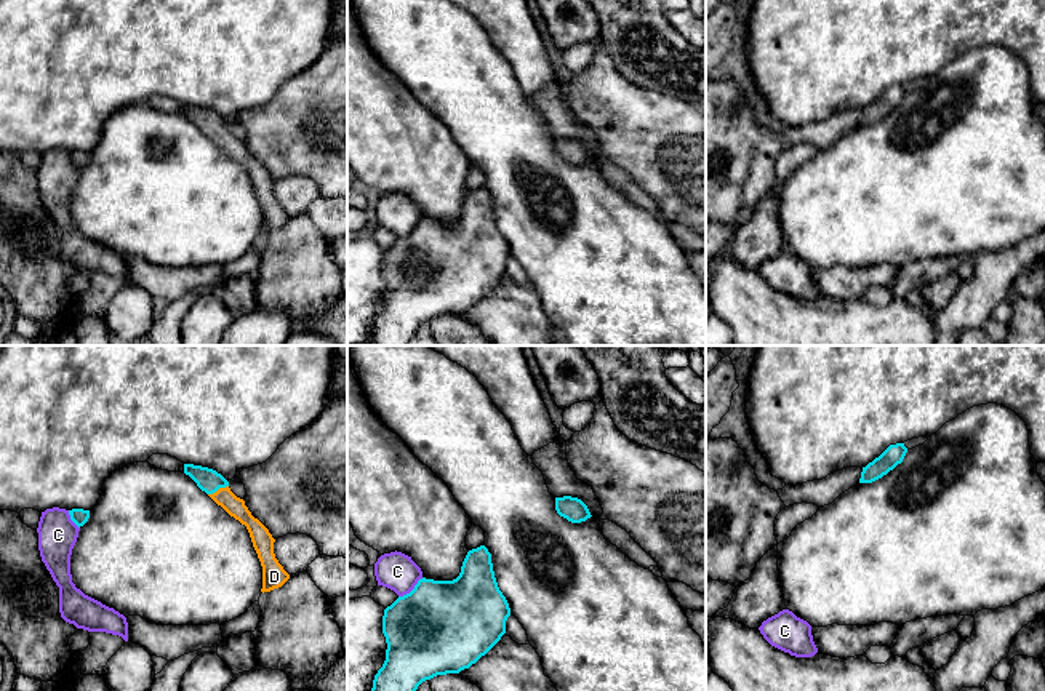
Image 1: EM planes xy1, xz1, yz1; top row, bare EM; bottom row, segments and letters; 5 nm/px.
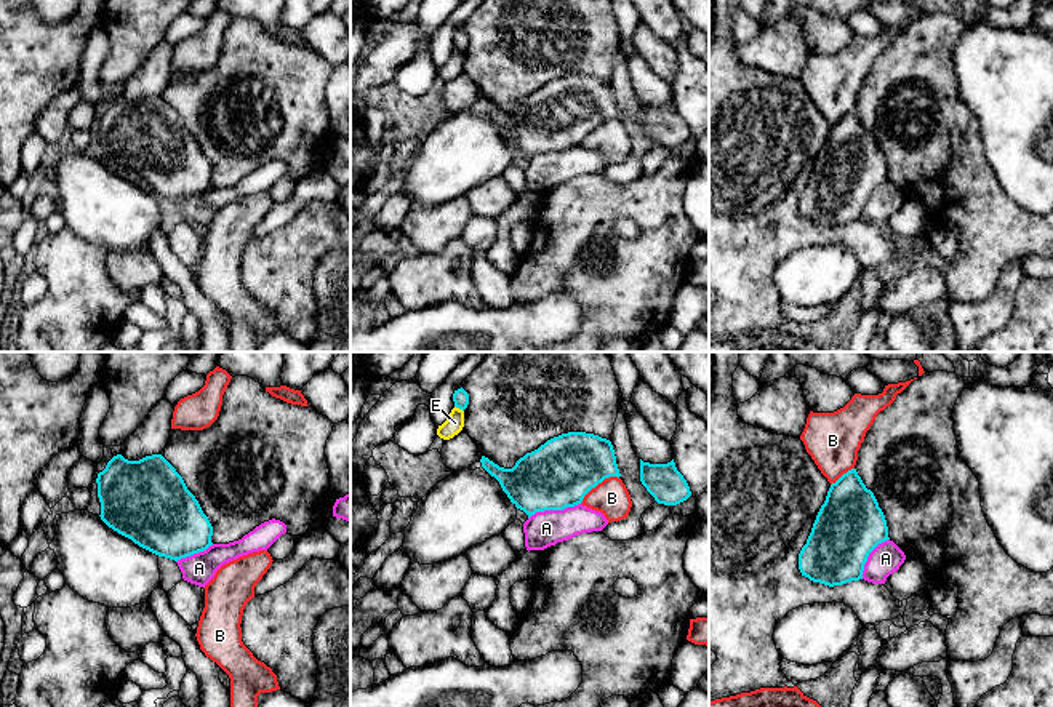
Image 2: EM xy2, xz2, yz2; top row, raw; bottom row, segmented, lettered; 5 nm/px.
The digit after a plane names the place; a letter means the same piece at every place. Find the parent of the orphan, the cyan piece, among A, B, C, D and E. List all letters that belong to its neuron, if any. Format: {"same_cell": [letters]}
{"same_cell": ["D"]}

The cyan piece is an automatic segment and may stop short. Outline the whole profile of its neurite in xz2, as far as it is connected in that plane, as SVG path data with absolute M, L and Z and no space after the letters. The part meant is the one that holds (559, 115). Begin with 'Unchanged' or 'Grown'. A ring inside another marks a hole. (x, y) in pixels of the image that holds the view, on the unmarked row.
Unchanged. M568 74L554 78L541 86L538 91L520 99L512 110L499 109L485 98L482 98L480 104L482 109L499 123L502 133L507 136L510 144L517 150L523 152L528 160L536 154L563 152L567 149L575 149L581 146L584 138L605 120L621 118L611 83L586 74Z

